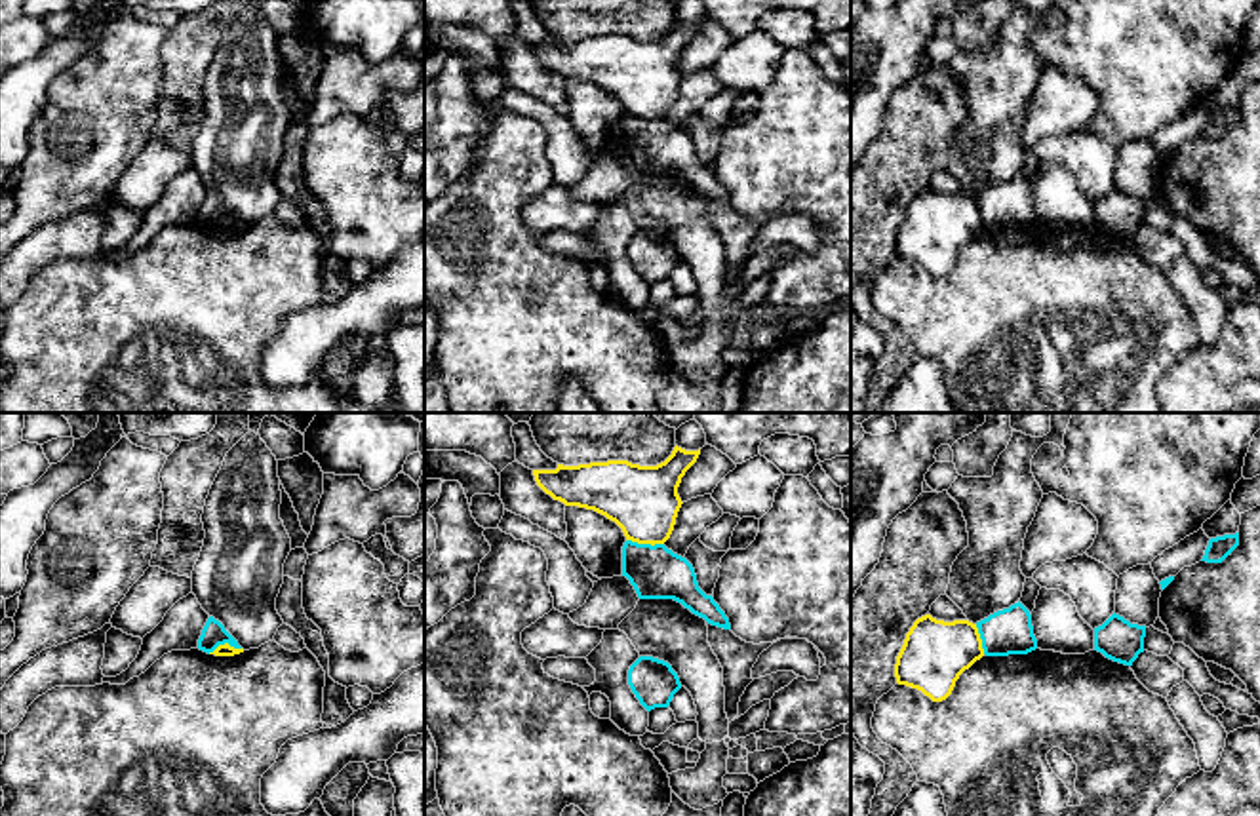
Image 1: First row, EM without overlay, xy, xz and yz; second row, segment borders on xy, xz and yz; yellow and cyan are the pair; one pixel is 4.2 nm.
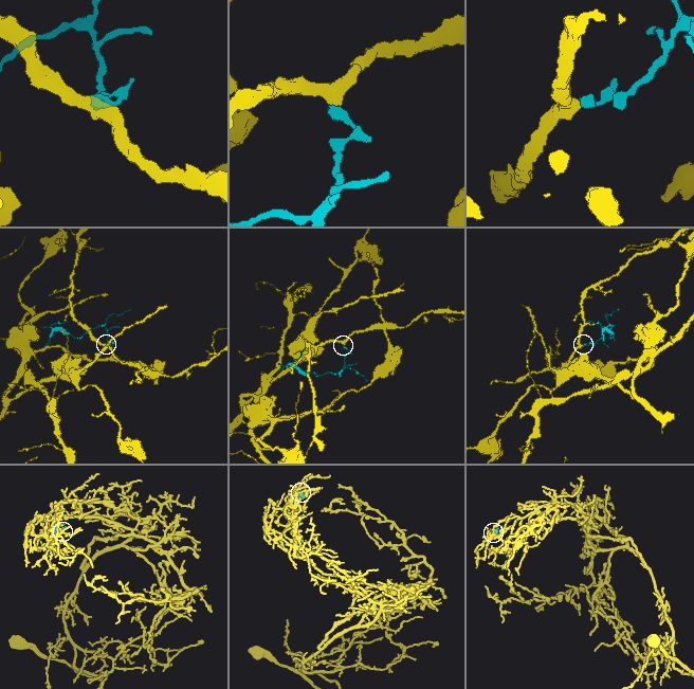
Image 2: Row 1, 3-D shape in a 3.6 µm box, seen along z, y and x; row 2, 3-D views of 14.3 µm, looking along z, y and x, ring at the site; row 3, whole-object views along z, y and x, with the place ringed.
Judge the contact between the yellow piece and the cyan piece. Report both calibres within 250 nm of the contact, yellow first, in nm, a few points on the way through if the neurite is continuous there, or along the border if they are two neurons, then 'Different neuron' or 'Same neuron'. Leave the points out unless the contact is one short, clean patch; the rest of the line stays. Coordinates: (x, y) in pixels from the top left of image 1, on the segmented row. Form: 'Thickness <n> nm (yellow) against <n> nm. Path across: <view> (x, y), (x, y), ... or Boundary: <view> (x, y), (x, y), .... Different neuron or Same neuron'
Thickness 300 nm (yellow) against 220 nm. Boundary: xz (627, 539), (638, 544), (663, 544). Different neuron

